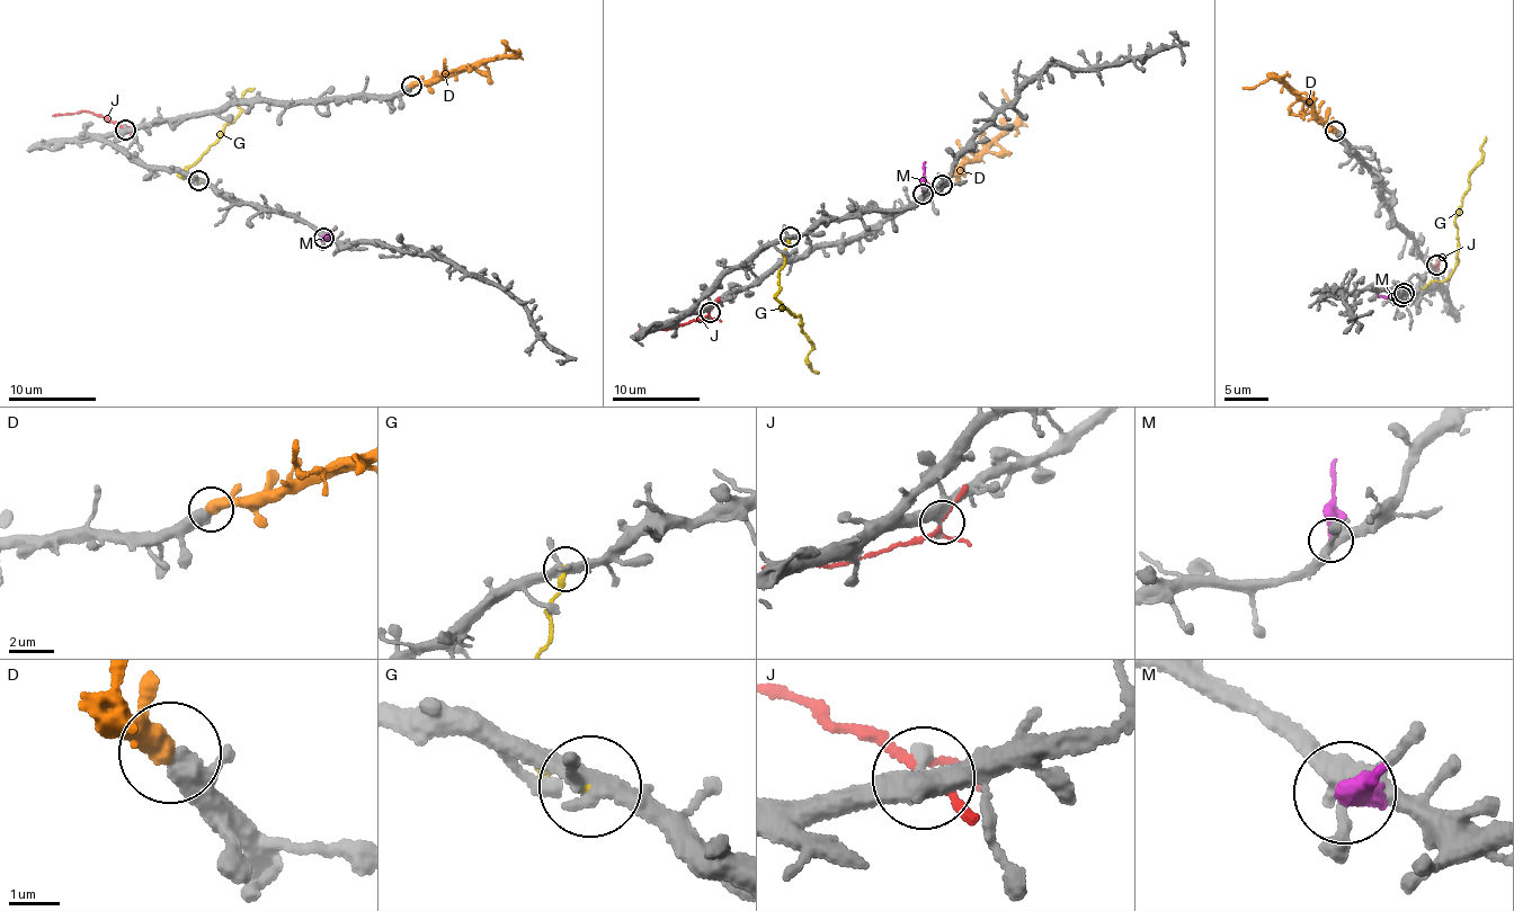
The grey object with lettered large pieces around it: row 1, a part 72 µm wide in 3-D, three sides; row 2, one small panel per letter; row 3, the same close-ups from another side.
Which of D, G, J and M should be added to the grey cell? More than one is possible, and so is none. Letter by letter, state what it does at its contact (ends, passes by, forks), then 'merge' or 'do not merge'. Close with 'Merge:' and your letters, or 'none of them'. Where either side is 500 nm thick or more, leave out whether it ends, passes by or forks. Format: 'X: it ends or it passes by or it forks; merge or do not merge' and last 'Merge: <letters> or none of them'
D: it passes by; merge
G: it ends; do not merge
J: it forks; do not merge
M: it ends; do not merge
Merge: D

